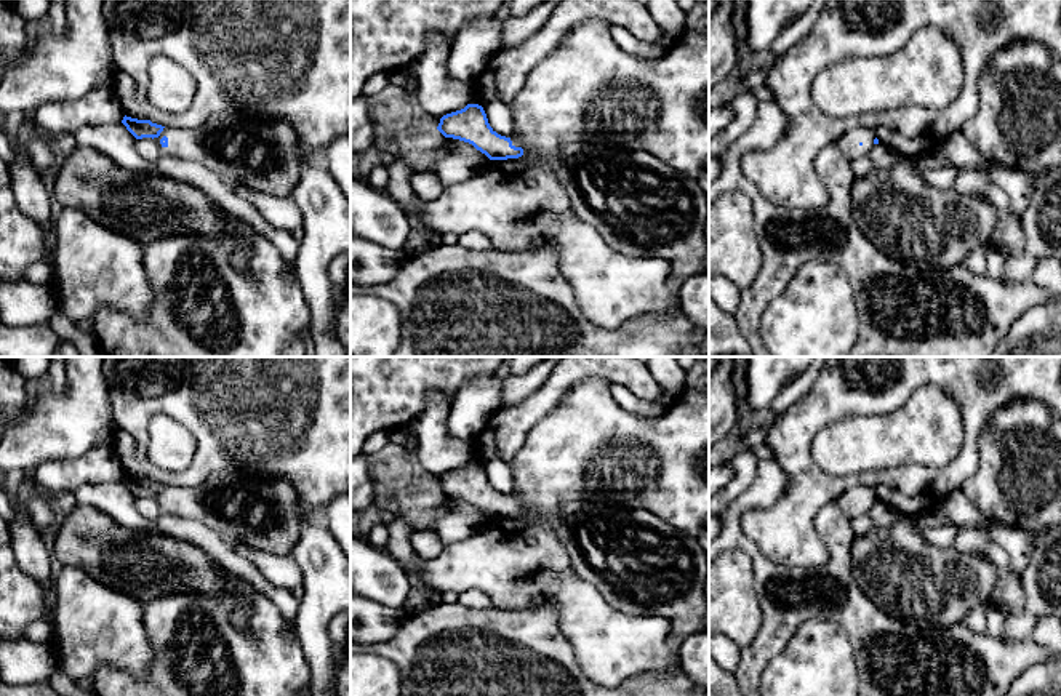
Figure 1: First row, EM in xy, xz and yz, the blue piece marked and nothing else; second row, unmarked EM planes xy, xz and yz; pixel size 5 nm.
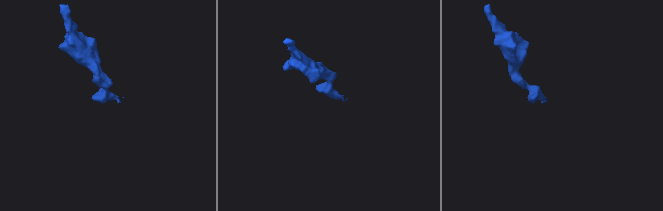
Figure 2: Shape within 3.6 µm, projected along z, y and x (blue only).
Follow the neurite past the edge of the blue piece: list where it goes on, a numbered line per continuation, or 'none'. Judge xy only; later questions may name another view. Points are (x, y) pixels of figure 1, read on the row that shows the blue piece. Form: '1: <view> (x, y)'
1: xy (252, 148)

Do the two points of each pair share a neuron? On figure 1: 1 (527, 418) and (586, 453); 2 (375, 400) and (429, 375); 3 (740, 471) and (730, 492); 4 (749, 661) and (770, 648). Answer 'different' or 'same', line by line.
1: different
2: same
3: same
4: same

